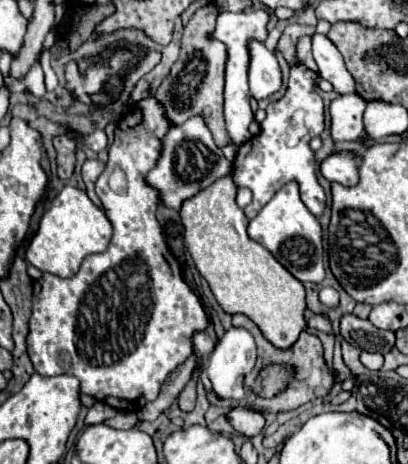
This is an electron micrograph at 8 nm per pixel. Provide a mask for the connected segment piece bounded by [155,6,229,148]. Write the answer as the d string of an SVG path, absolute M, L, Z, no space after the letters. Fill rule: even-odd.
M199 8L191 20L185 24L185 32L181 38L181 54L177 62L171 66L171 72L161 82L159 90L155 92L155 100L161 100L161 106L165 108L165 116L169 116L171 126L183 124L191 116L201 116L207 124L207 128L213 134L213 140L219 148L225 148L229 144L229 136L223 122L223 80L225 80L225 46L221 42L215 42L209 38L209 34L215 28L219 8Z

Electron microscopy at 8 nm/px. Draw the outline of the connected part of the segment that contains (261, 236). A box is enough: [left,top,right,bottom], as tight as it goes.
[247,184,323,282]

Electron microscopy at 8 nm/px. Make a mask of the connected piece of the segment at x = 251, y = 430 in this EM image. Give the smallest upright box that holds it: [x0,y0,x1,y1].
[227,408,265,438]

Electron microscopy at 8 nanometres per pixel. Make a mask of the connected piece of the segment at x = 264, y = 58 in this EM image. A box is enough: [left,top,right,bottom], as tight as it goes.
[249,40,281,100]

